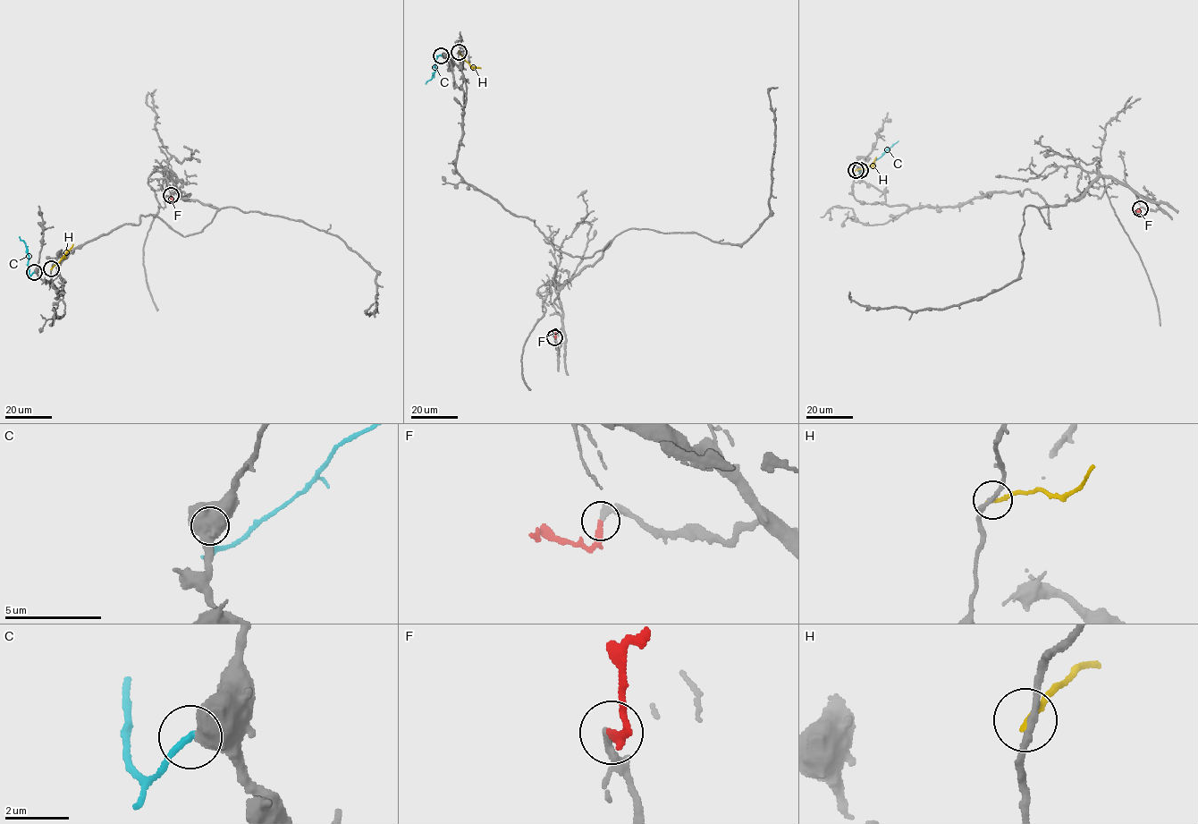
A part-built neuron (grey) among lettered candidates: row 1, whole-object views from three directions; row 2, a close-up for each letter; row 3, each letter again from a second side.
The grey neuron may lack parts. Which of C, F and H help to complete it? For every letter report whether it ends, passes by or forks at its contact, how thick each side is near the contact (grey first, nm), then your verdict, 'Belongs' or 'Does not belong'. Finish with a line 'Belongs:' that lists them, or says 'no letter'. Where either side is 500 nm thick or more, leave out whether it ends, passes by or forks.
C: Thickness 650 nm (grey) against 220 nm. Does not belong
F: It ends there. Thickness 280 nm (grey) against 190 nm. Belongs
H: It ends there. Thickness 220 nm (grey) against 150 nm. Does not belong
Belongs: F

